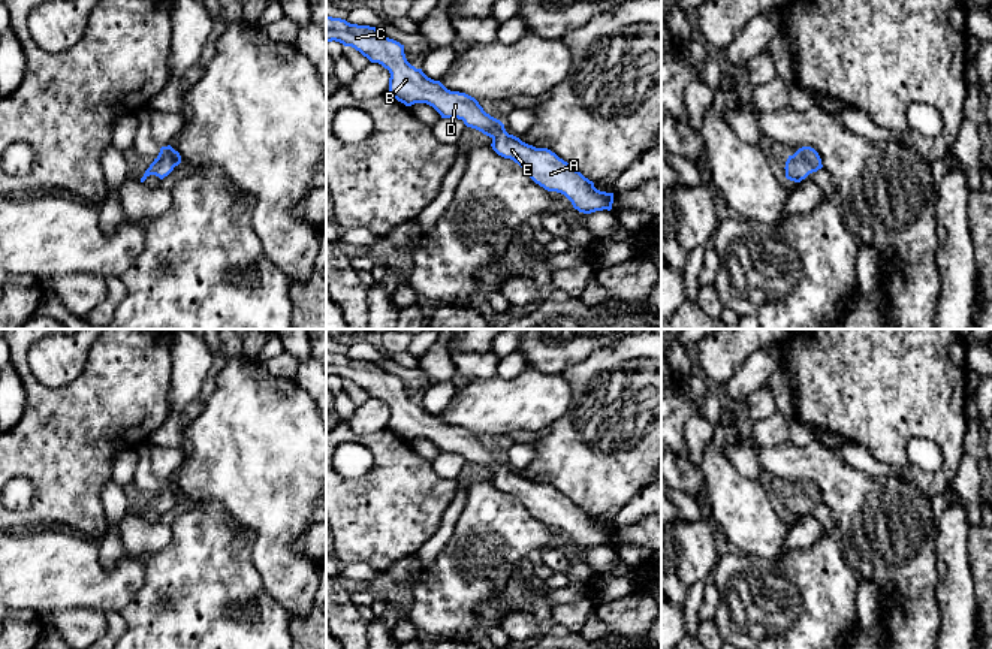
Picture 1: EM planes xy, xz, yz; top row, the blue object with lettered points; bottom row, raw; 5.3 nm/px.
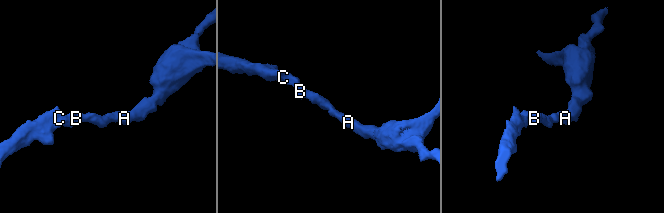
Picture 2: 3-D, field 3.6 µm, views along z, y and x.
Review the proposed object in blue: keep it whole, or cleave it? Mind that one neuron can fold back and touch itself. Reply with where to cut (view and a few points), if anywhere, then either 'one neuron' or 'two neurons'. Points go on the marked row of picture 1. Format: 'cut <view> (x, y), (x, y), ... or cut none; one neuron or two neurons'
cut none; one neuron

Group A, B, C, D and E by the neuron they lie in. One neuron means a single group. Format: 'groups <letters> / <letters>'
groups A B C D E

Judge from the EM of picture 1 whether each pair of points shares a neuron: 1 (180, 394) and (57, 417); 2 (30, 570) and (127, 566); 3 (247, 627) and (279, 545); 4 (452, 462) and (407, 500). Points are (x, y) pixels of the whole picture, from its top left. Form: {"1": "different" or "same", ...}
{"1": "different", "2": "same", "3": "different", "4": "different"}

